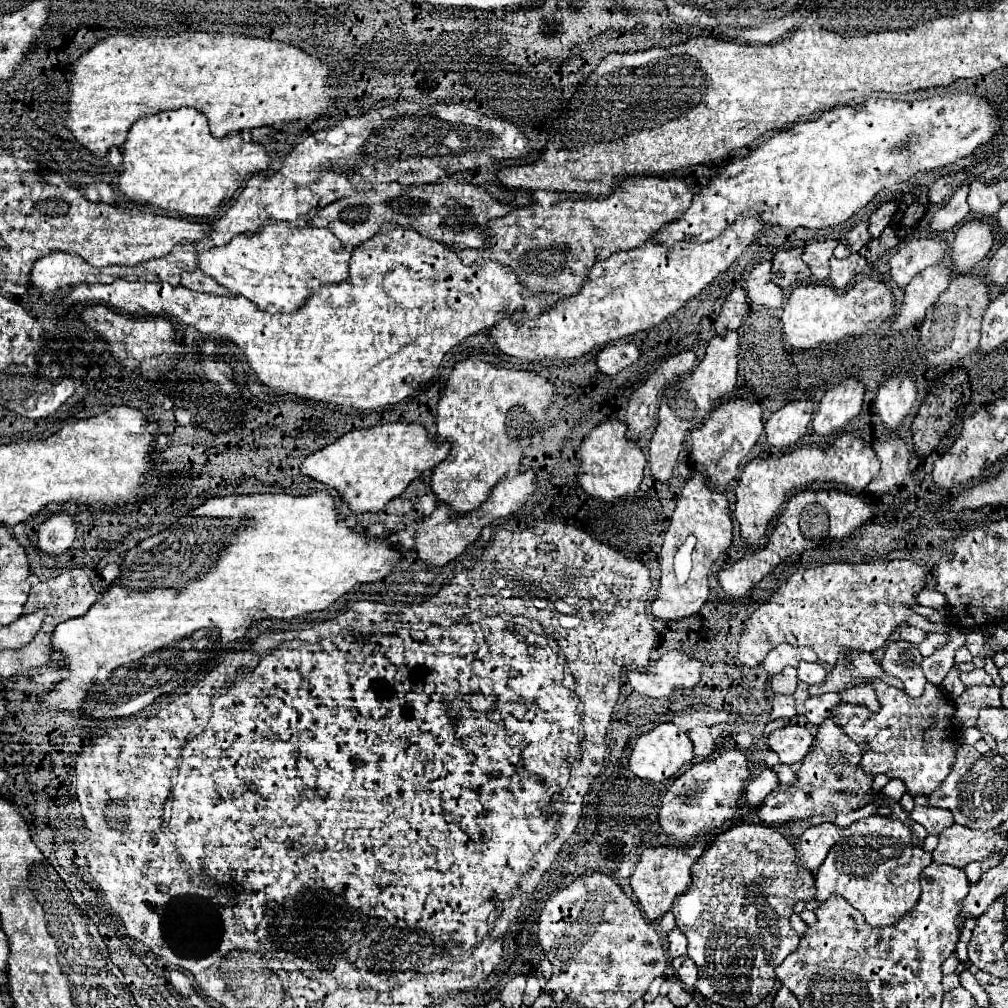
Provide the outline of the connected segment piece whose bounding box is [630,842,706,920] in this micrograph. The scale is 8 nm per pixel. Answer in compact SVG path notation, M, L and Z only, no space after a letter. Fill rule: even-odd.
M696 842L692 846L658 846L646 850L646 854L640 856L640 862L636 864L636 870L630 878L630 886L638 896L644 914L650 920L662 918L670 910L674 898L686 892L686 888L690 886L690 866L702 856L704 848L706 848L704 842ZM652 858L656 858L654 862L656 866L652 866Z

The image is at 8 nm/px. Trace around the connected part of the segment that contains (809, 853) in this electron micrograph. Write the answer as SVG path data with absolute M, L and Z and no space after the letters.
M820 824L810 826L796 842L796 864L812 874L818 872L820 864L824 862L828 850L836 844L842 836L842 828L834 824Z

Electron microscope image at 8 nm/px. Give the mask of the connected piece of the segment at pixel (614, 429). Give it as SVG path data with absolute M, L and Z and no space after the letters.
M608 418L594 426L580 444L580 468L578 480L590 496L603 502L614 502L618 498L630 498L642 482L647 461L636 442L626 438L626 426L618 418Z

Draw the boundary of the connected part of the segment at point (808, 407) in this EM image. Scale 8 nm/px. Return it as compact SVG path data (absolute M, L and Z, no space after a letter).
M808 398L790 402L784 408L776 410L764 424L768 444L774 448L794 446L800 440L800 436L804 436L810 424L812 412L814 412L814 404Z

